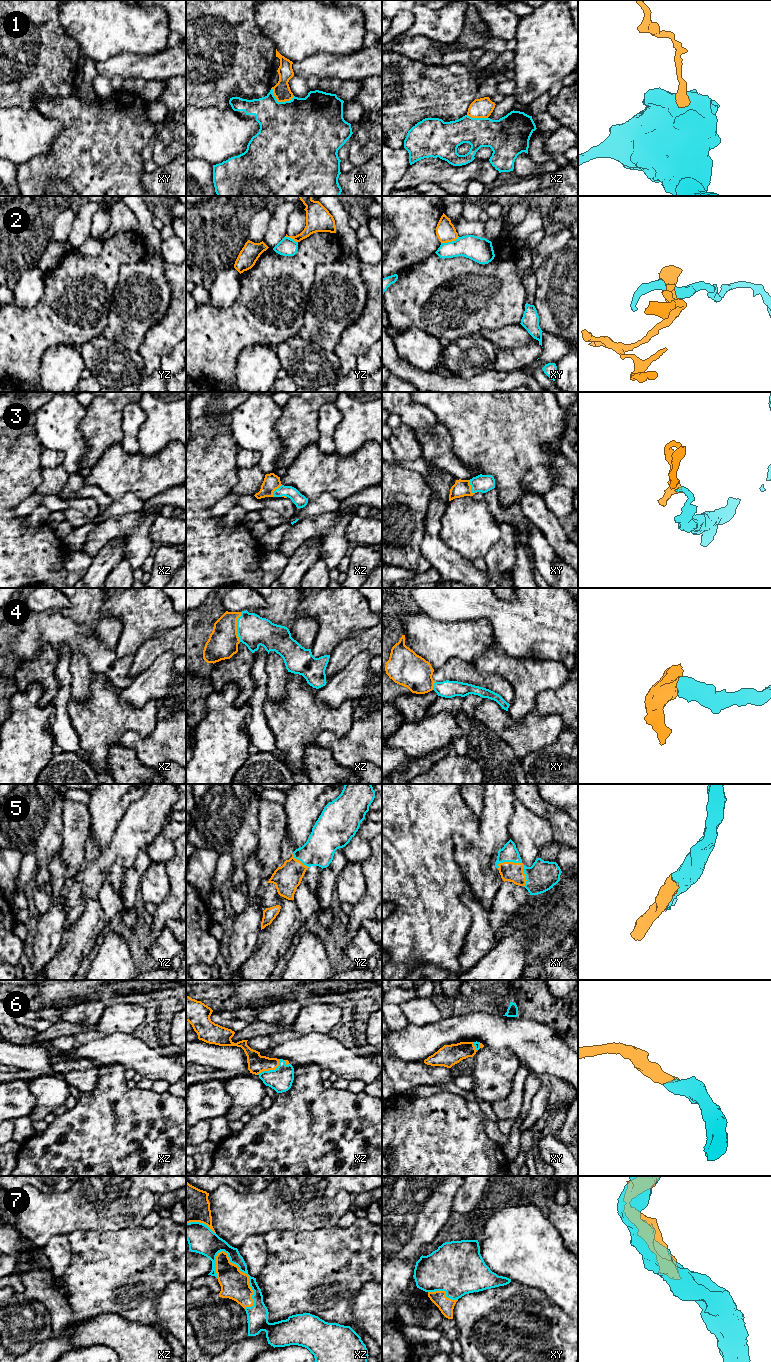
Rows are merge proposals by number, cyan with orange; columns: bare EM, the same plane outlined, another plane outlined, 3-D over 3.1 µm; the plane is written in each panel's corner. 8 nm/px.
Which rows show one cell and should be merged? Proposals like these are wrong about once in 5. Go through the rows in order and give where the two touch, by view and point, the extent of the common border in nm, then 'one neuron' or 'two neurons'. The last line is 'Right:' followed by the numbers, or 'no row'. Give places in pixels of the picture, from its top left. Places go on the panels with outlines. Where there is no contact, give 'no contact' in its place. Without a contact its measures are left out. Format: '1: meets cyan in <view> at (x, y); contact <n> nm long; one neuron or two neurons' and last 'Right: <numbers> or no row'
1: meets cyan in xy at (280, 102); contact 200 nm long; two neurons
2: meets cyan in xy at (449, 242); contact 160 nm long; two neurons
3: meets cyan in xy at (471, 487); contact 120 nm long; one neuron
4: meets cyan in xz at (237, 627); contact 240 nm long; one neuron
5: meets cyan in xy at (521, 862); contact 280 nm long; one neuron
6: meets cyan in xz at (270, 1070); contact 220 nm long; one neuron
7: meets cyan in xz at (247, 1274); contact 500 nm long; one neuron
Right: 3, 4, 5, 6, 7

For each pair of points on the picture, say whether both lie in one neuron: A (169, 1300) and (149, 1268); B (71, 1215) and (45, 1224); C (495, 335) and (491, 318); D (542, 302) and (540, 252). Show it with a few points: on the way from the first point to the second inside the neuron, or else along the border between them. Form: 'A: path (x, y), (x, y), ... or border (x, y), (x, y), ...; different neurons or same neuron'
A: border (156, 1299), (156, 1320), (154, 1322); different neurons
B: path (65, 1215), (54, 1215), (51, 1218); same neuron
C: border (517, 324), (496, 329), (484, 329), (479, 334); different neurons
D: border (559, 250), (552, 253), (534, 271); different neurons

